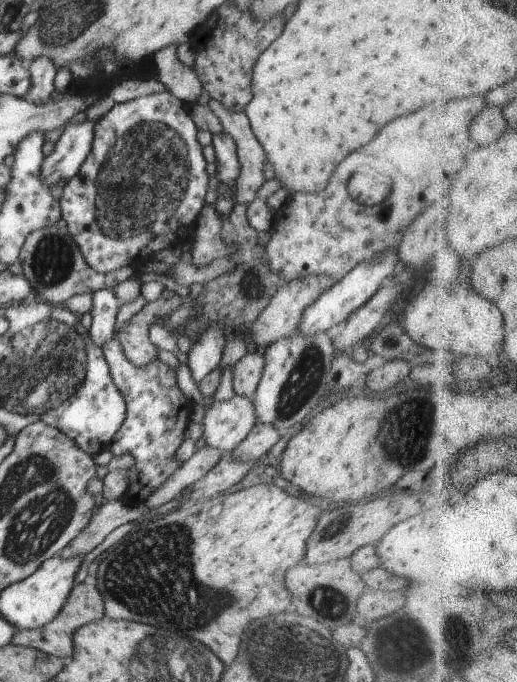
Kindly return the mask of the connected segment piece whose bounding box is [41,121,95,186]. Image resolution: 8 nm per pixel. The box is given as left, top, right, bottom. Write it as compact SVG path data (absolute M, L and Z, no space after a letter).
M95 122L68 125L55 148L41 164L41 178L48 186L69 181L82 166L93 147Z

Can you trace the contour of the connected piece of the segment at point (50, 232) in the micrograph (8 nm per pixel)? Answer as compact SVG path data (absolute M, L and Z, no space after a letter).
M62 224L33 230L26 237L18 259L23 268L23 275L33 286L37 298L54 305L63 305L72 295L92 295L97 290L113 285L109 274L96 272L88 266L76 241Z

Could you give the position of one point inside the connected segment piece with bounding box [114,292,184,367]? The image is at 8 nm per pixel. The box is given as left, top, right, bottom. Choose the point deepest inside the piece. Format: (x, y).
(133, 338)

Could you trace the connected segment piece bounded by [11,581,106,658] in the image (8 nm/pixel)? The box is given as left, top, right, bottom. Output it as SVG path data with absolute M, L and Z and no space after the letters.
M76 584L70 591L69 597L66 599L65 606L62 607L58 614L45 625L39 626L37 629L18 629L11 642L15 645L22 645L27 648L36 649L48 655L54 654L58 658L66 658L72 656L72 638L74 633L82 626L106 616L104 613L104 599L96 584Z

